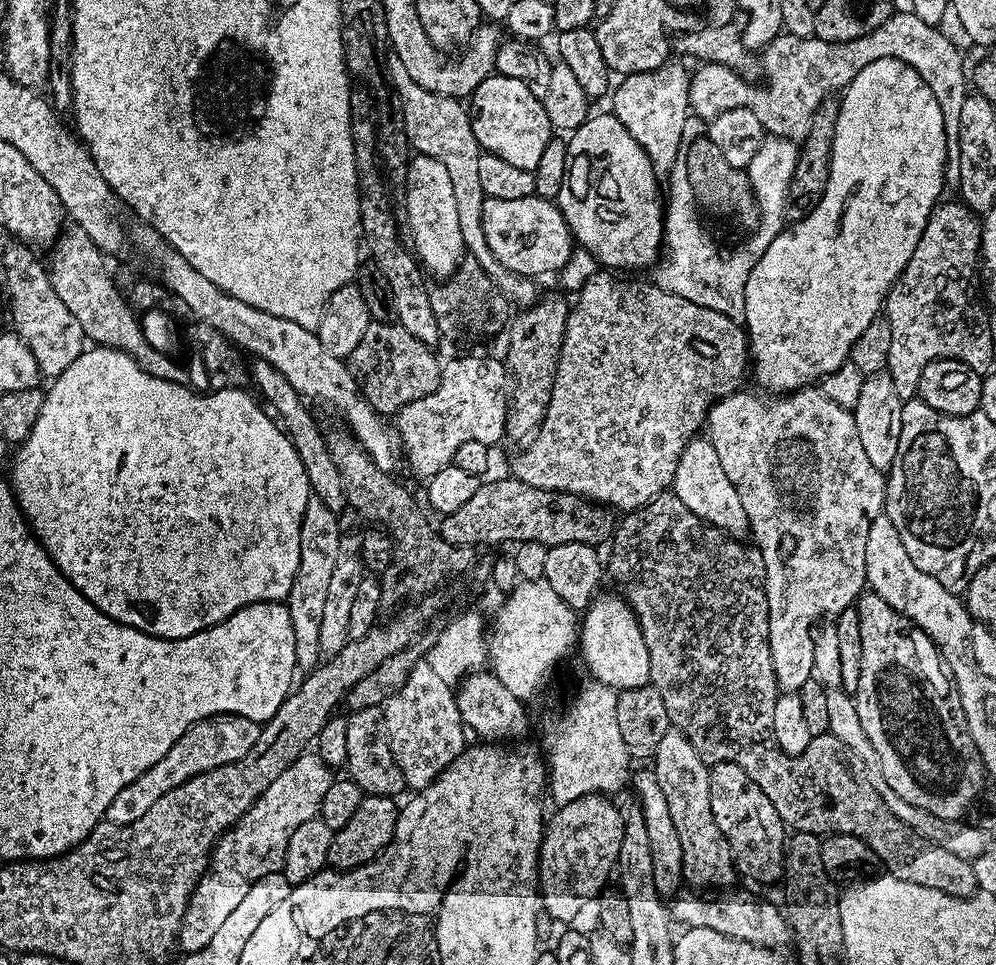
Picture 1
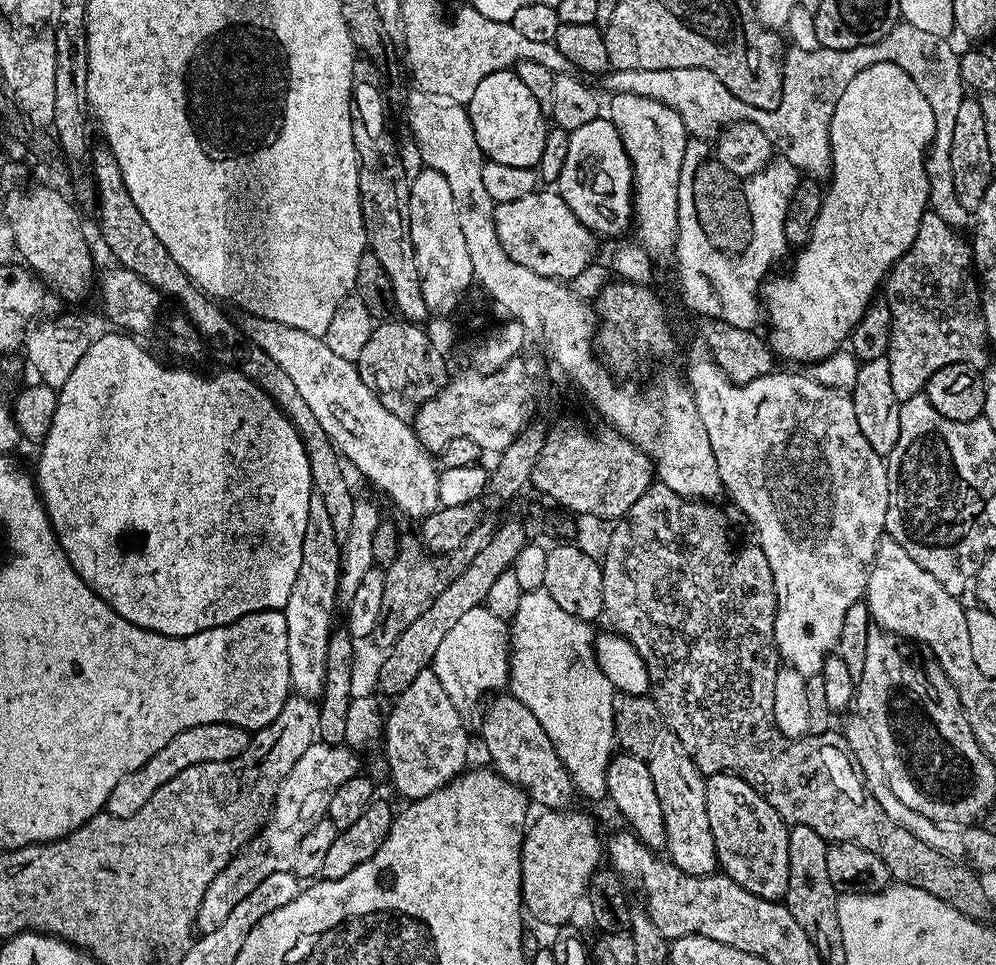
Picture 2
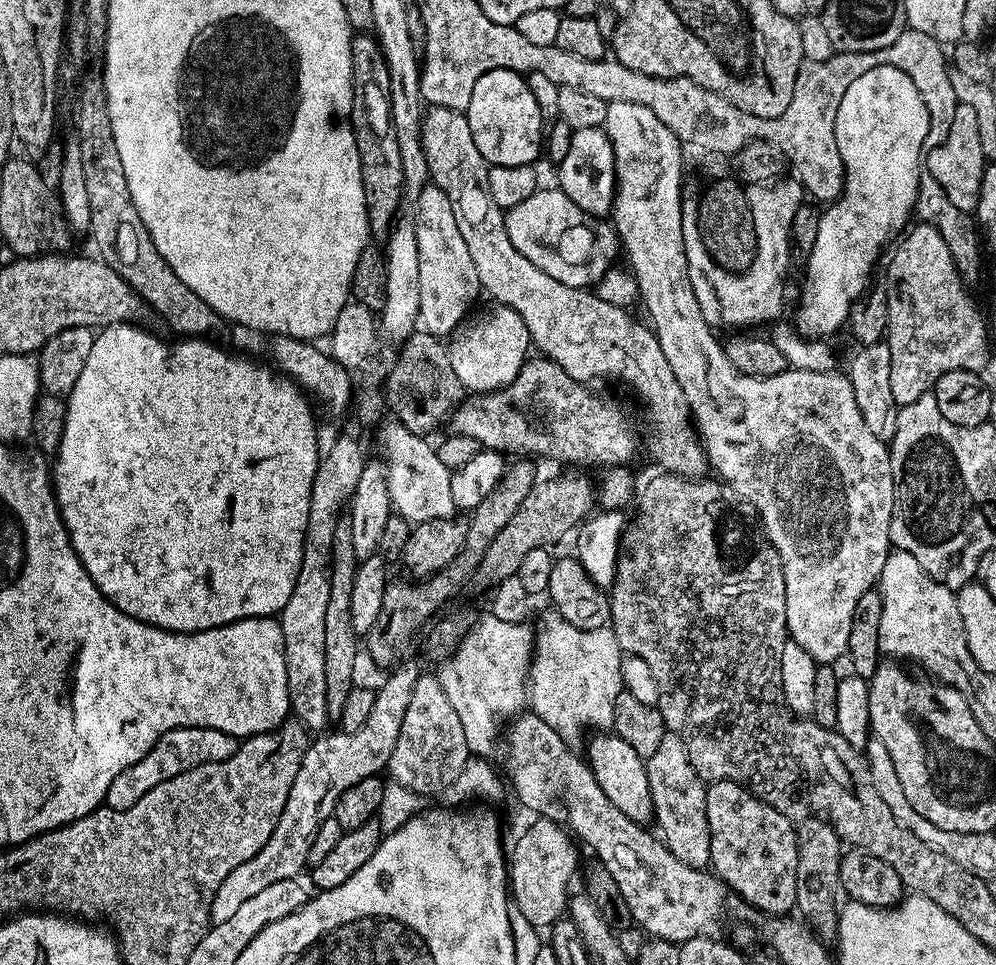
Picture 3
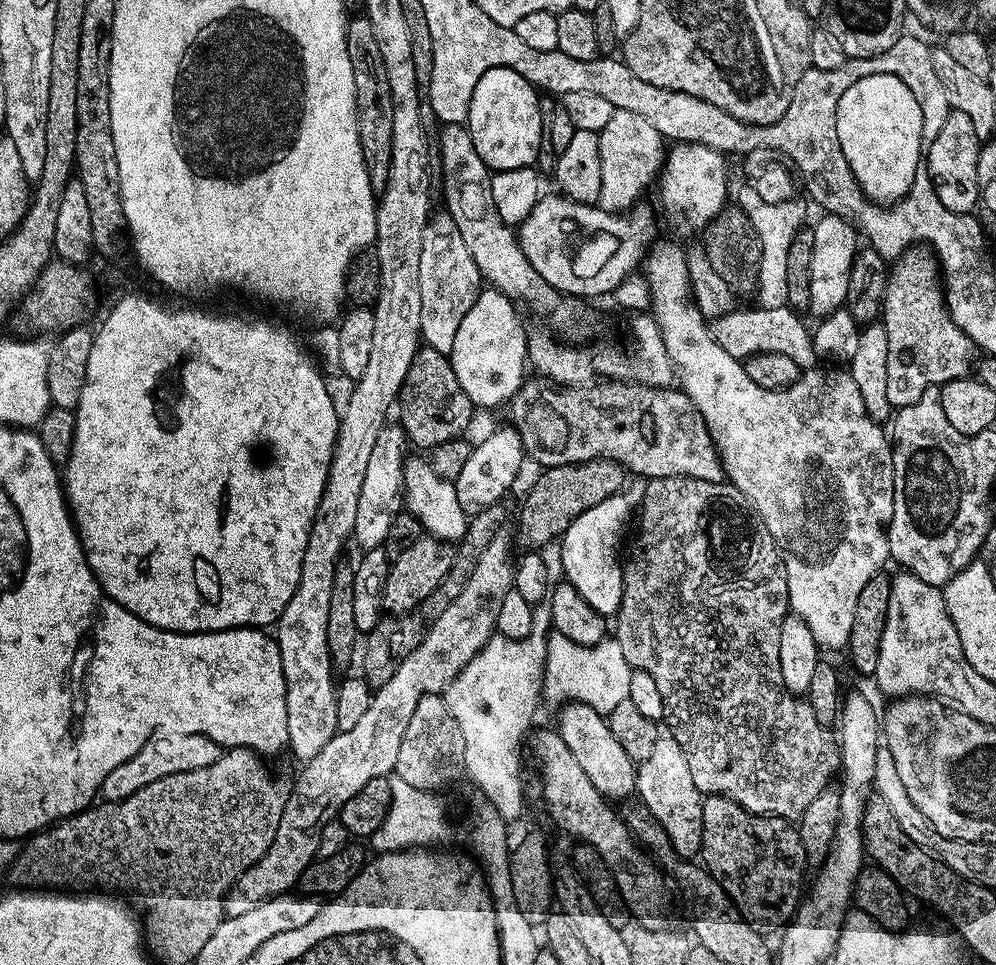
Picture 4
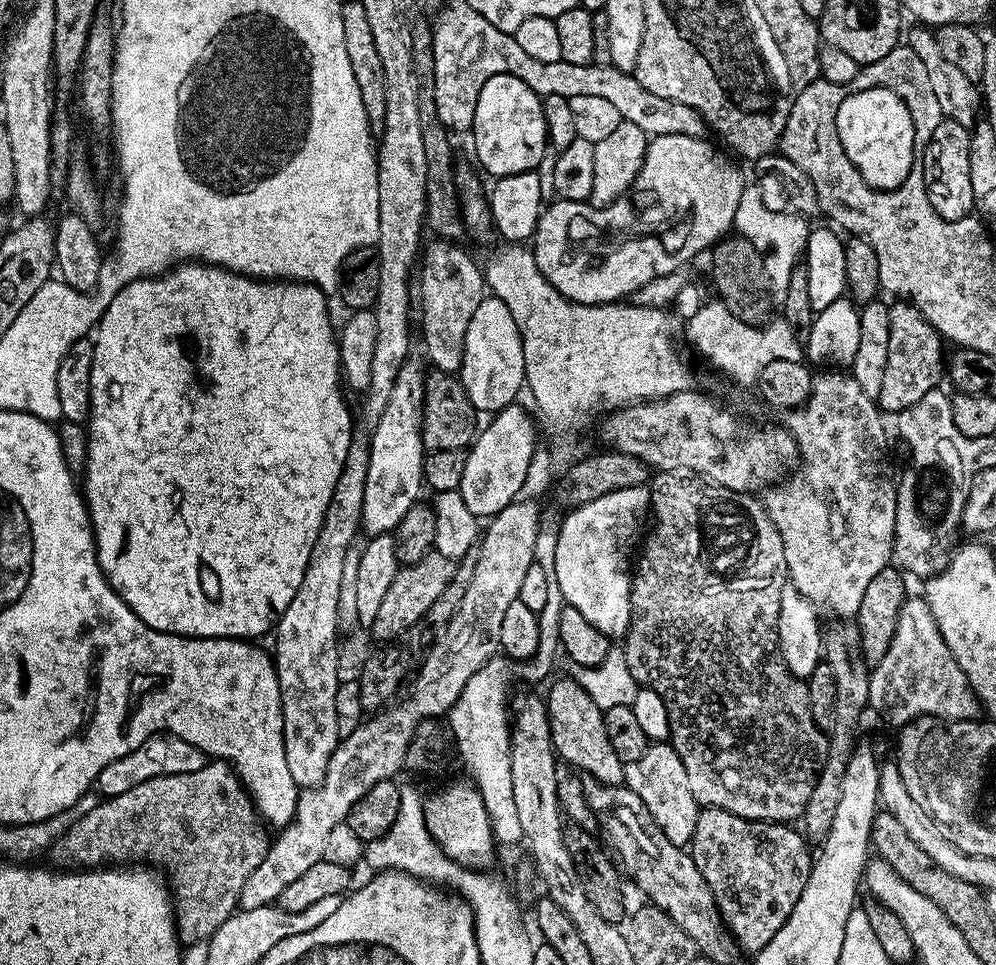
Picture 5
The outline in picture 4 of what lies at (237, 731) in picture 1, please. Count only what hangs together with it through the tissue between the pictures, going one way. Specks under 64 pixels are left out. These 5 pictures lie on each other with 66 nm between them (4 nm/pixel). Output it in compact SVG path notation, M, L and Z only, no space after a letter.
M156 732L142 746L142 750L134 754L134 758L122 762L122 766L106 774L106 782L102 782L99 795L108 802L125 800L130 798L130 794L142 790L142 786L158 782L158 778L166 778L170 774L182 774L186 770L202 770L206 766L214 766L214 762L218 762L221 754L220 744L214 742L208 735Z

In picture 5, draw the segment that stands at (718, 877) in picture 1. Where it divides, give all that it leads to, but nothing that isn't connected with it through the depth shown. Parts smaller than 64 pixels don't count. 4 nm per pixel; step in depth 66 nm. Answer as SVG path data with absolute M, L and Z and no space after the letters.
M649 743L646 754L642 754L638 762L624 765L624 784L634 790L642 802L646 802L646 810L650 810L654 822L662 834L670 838L670 842L681 846L691 845L701 805L696 803L694 794L690 794L690 778L686 778L686 766L682 766L682 758L678 758L671 743Z

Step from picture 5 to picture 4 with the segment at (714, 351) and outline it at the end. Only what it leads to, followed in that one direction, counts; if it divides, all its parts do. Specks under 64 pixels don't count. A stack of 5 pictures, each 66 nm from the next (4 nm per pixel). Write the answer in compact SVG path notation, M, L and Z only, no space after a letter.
M753 306L746 312L733 310L714 320L711 325L712 337L734 359L741 362L749 356L757 356L763 352L786 354L786 358L794 358L801 370L808 370L817 363L818 357L812 344L813 333L803 324L801 317L791 308L762 308Z

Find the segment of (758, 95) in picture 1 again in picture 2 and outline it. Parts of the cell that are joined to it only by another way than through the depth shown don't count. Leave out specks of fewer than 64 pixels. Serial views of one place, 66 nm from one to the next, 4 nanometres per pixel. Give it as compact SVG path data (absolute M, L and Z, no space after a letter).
M867 44L854 46L850 50L830 50L815 48L814 50L798 50L789 47L782 56L784 85L782 98L776 108L762 110L749 108L742 98L730 94L710 70L701 68L679 68L678 70L626 70L625 72L609 71L603 77L609 93L625 92L638 94L642 98L654 98L663 104L669 104L682 118L689 137L712 142L724 129L739 120L750 119L770 138L773 149L783 159L788 160L807 179L824 182L832 174L832 139L830 126L834 118L834 110L838 106L838 98L842 98L846 86L862 70L870 70L872 48Z

